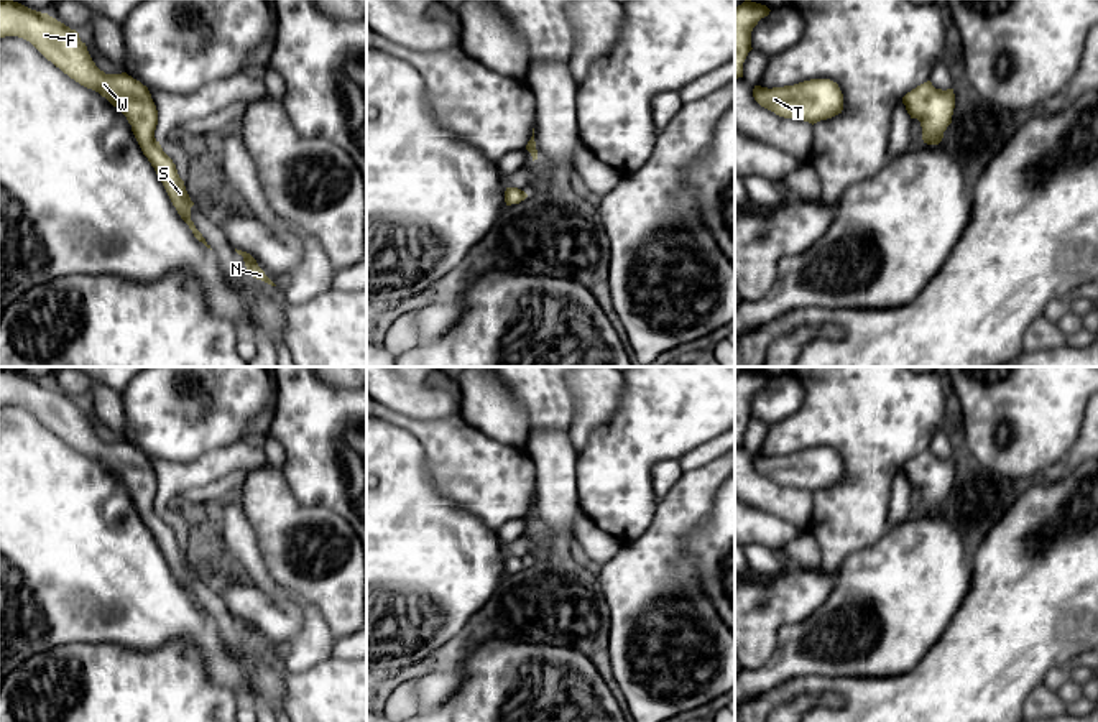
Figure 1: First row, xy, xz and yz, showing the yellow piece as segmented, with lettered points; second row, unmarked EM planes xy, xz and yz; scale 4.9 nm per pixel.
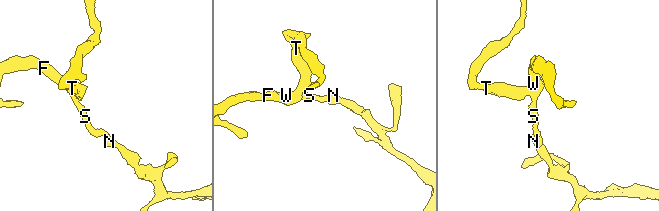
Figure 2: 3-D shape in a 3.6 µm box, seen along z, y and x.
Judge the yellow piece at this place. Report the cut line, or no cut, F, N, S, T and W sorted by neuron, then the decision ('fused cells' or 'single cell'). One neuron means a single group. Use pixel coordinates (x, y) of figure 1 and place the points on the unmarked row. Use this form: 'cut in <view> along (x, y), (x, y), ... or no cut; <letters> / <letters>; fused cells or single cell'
cut in xy along (155, 507), (148, 513), (138, 512); F T W / N S; fused cells

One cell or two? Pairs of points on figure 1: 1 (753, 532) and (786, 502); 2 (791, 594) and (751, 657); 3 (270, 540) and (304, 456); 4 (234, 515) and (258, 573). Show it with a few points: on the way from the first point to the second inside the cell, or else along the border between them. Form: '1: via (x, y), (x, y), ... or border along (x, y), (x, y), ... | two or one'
1: border along (751, 505), (791, 522), (799, 530), (799, 536) | two
2: via (776, 609), (751, 634), (751, 642) | one
3: border along (281, 467), (293, 495), (301, 504), (326, 507) | two
4: via (237, 530), (252, 558) | one

